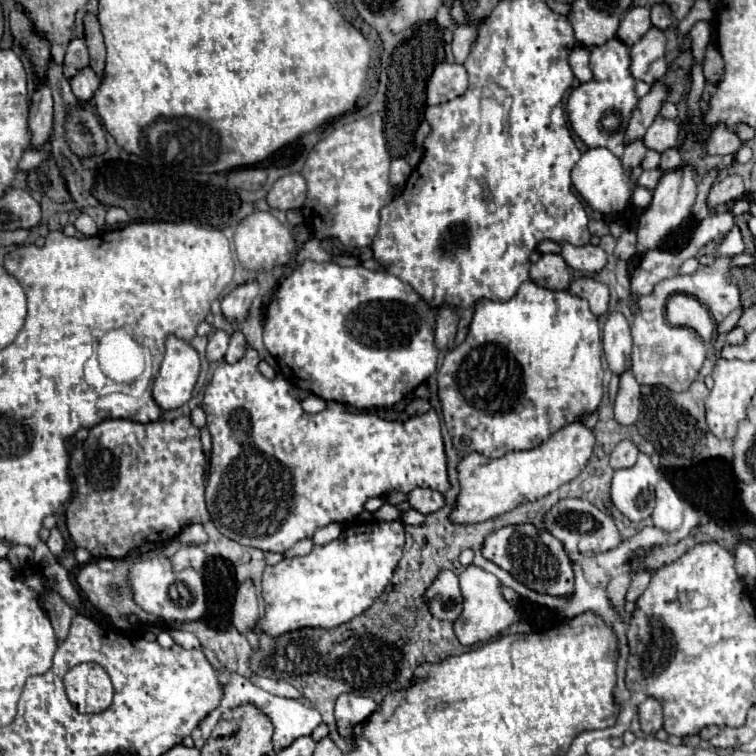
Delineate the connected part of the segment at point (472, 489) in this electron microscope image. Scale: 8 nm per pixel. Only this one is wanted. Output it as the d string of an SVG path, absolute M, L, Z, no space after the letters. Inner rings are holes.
M582 422L566 424L548 442L534 450L508 452L502 458L486 458L478 452L470 452L458 464L460 496L458 508L452 512L450 520L458 524L476 524L496 516L502 516L524 502L536 502L560 486L574 480L588 464L596 438L594 432Z

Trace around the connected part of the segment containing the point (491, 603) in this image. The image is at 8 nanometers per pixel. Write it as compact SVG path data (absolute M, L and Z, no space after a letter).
M470 564L460 574L460 588L464 596L464 612L454 622L454 630L462 644L472 646L476 642L486 642L494 636L500 636L510 624L518 620L516 608L510 602L506 602L506 598L502 596L500 580L496 580L496 576L492 576L490 572L484 572L482 568L476 568L474 564Z

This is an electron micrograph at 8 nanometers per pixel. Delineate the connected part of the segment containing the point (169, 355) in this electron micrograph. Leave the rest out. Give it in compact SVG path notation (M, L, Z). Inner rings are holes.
M176 336L166 338L166 352L156 374L152 396L162 410L178 410L184 406L196 386L200 374L198 352Z

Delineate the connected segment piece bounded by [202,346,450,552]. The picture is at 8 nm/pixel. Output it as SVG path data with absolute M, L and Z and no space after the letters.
M252 346L236 364L222 362L214 370L202 402L206 428L212 436L206 502L214 526L226 538L264 552L286 552L298 540L312 538L318 528L360 516L370 498L394 490L408 494L412 488L430 488L442 494L450 490L448 458L434 408L406 422L388 422L371 411L350 412L338 402L328 402L322 412L308 414L288 392L286 380L280 374L276 380L264 378L258 364L260 356Z

